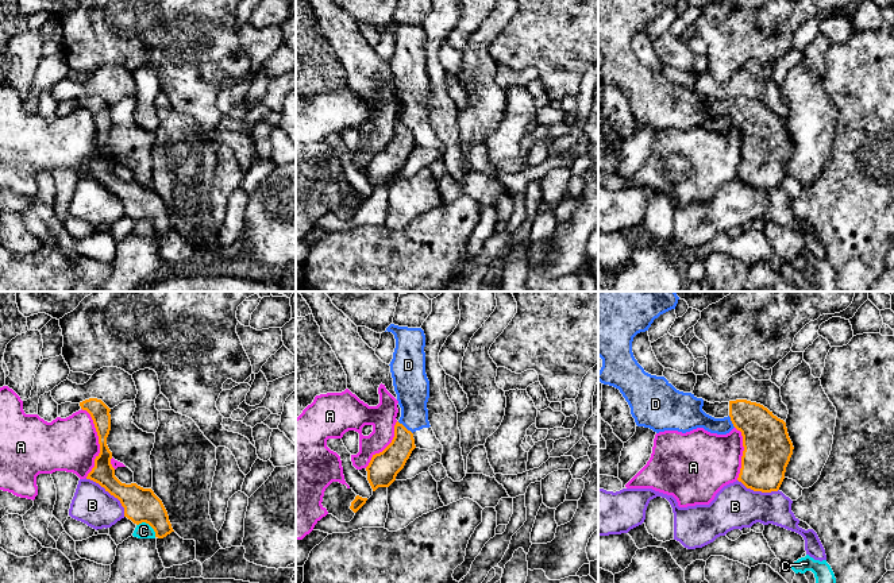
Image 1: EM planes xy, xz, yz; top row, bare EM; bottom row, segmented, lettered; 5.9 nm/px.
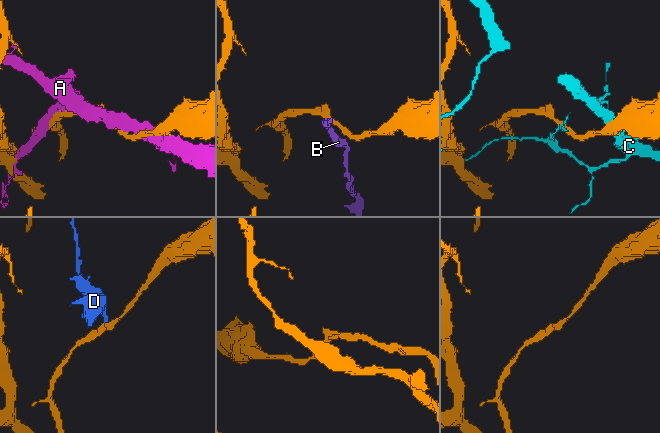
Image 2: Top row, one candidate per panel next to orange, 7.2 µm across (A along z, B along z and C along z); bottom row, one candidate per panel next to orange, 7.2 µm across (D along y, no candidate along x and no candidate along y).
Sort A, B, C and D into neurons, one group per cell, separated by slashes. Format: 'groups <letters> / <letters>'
groups A / B / C / D

